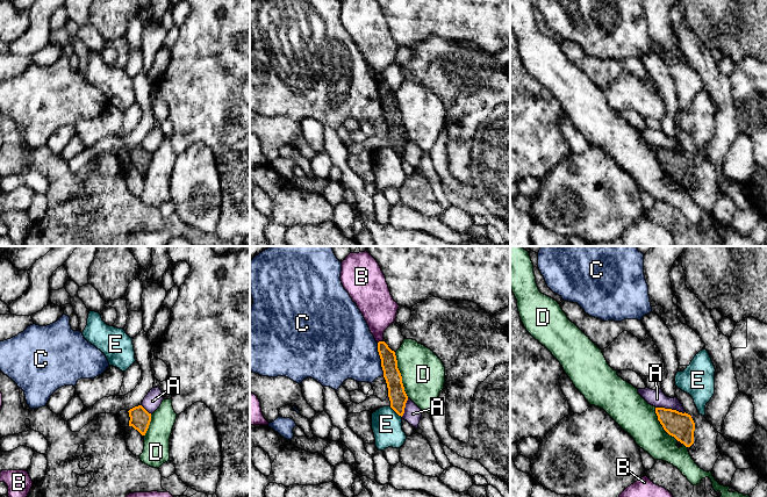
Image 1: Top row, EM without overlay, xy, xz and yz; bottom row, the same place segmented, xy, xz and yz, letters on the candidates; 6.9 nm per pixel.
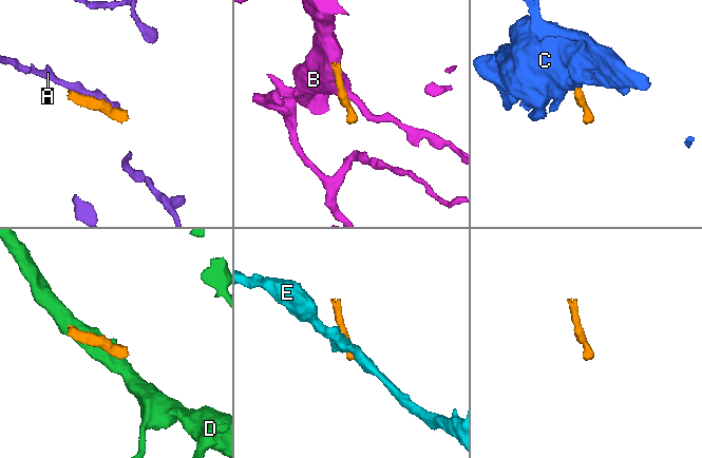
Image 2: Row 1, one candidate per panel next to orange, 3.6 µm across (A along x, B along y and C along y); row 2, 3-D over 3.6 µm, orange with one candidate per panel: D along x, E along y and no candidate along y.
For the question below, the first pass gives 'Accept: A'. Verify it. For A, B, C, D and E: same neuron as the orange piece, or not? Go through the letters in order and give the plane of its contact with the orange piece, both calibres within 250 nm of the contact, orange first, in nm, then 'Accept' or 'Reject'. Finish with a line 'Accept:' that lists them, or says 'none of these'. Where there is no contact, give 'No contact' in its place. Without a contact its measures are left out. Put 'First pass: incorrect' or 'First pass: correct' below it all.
A: Touches orange in yz. Thickness 180 nm (orange) against 120 nm. Reject
B: Touches orange in xz. Thickness 120 nm (orange) against 240 nm. Reject
C: Touches orange in xz. Thickness 120 nm (orange) against 420 nm. Reject
D: Touches orange in xz. Thickness 120 nm (orange) against 300 nm. Reject
E: Touches orange in xz. Thickness 120 nm (orange) against 200 nm. Reject
Accept: none of these
First pass: incorrect

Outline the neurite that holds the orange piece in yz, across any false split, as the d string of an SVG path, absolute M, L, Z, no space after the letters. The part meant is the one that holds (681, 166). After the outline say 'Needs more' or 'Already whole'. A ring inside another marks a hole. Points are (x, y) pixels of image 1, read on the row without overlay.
M655 147L658 160L664 170L686 187L694 183L695 163L690 154L676 150Z. Already whole

